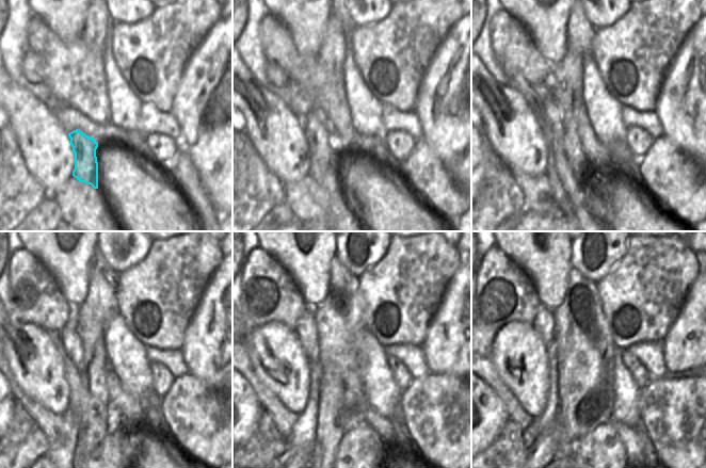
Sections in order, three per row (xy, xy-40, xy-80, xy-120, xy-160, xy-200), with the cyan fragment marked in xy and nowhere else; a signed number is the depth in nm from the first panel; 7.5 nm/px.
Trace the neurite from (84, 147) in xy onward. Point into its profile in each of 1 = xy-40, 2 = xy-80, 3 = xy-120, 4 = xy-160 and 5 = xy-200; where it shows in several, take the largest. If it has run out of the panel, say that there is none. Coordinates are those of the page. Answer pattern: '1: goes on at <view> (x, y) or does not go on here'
1: goes on at xy-40 (318, 136)
2: goes on at xy-80 (552, 128)
3: goes on at xy-120 (68, 335)
4: goes on at xy-160 (305, 327)
5: goes on at xy-200 (544, 322)

